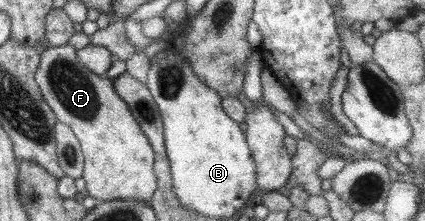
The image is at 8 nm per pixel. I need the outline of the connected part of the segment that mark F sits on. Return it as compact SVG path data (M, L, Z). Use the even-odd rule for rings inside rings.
M68 43L57 47L49 46L41 51L40 55L41 59L34 79L55 117L71 128L80 143L84 156L82 178L87 184L86 190L89 196L101 202L131 199L132 201L149 203L157 188L156 176L154 175L156 153L138 126L137 120L131 114L125 100L115 92L113 79L104 75L98 76L87 69L78 59L76 49Z

